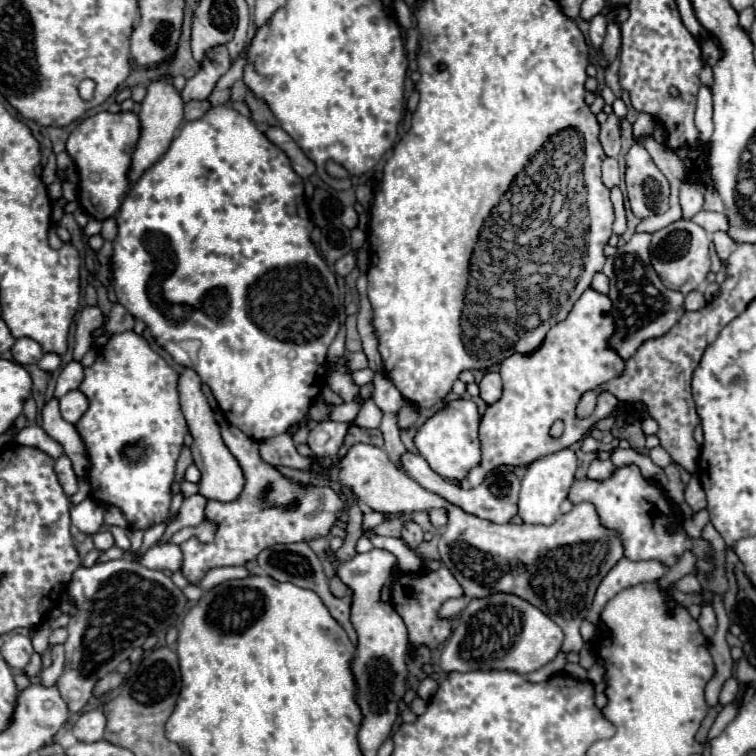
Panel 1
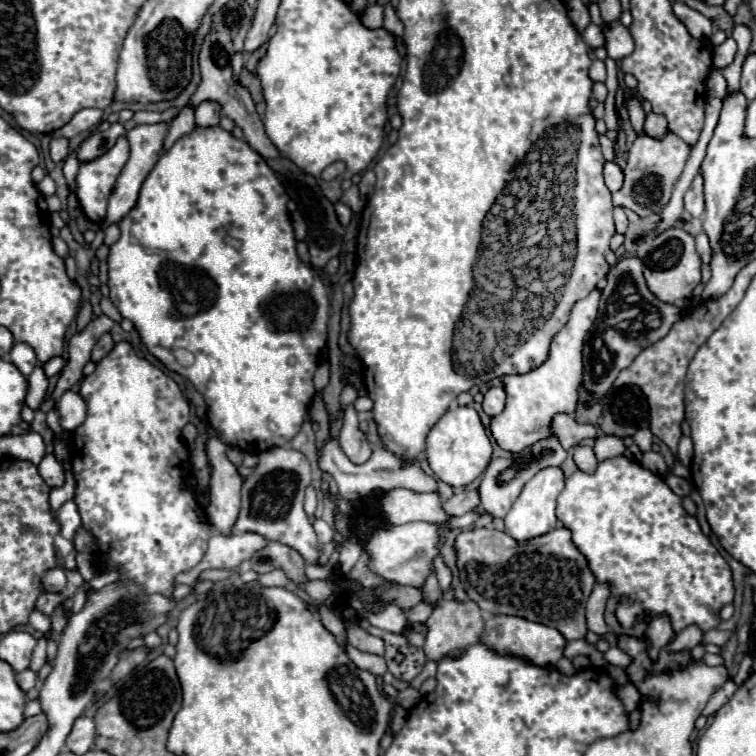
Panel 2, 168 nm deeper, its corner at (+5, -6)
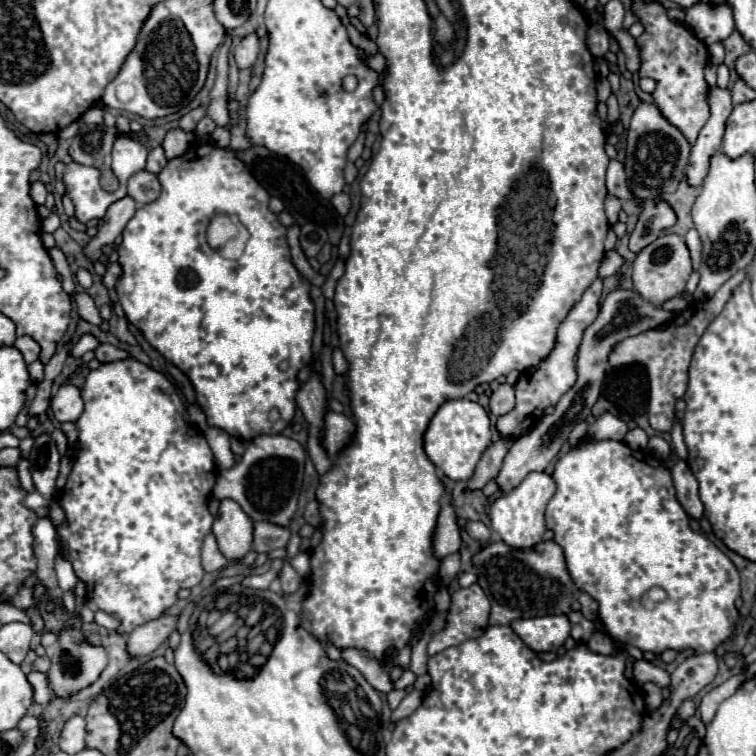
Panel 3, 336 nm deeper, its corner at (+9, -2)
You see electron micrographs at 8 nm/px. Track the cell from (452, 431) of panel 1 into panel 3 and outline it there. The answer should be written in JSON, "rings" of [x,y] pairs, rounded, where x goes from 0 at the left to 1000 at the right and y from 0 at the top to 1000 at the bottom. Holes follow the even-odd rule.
{"rings":[[[601,528],[590,530],[569,557],[569,565],[561,575],[561,594],[566,607],[595,634],[619,636],[630,620],[630,612],[635,610],[635,602],[651,586],[648,578],[648,552],[640,538],[622,528]]]}

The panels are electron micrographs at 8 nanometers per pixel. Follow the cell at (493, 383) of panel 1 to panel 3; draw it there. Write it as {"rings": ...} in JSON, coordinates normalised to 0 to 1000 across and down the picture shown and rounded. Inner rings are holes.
{"rings":[[[672,507],[661,509],[661,512],[651,520],[651,525],[648,525],[648,544],[651,544],[651,549],[656,549],[656,552],[675,546],[675,544],[680,541],[680,536],[683,536],[680,512],[672,509]]]}

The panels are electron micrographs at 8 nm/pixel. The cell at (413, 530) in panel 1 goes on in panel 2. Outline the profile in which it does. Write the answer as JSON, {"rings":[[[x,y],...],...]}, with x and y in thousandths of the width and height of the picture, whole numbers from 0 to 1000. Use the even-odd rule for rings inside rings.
{"rings":[[[579,792],[571,798],[571,813],[563,819],[563,848],[561,864],[569,874],[579,874],[585,866],[595,866],[603,858],[614,858],[619,853],[632,851],[632,840],[638,837],[638,813],[630,798],[603,798],[593,792]]]}

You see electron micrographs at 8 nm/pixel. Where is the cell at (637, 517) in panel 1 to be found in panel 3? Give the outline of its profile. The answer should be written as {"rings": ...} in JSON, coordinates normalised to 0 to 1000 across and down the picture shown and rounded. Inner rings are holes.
{"rings":[[[775,581],[775,583],[770,583],[762,591],[757,591],[749,602],[743,602],[738,607],[738,612],[733,618],[733,626],[730,626],[730,634],[735,639],[735,652],[728,660],[725,671],[722,671],[722,681],[720,681],[722,684],[722,697],[733,705],[733,716],[746,729],[746,739],[749,739],[749,747],[751,747],[751,758],[754,758],[759,774],[765,779],[775,782],[783,792],[791,795],[791,819],[796,824],[799,837],[810,848],[825,851],[825,853],[833,853],[833,856],[841,856],[847,861],[860,861],[865,866],[873,866],[881,858],[889,858],[894,864],[902,864],[907,858],[915,858],[918,864],[937,864],[937,861],[944,861],[952,851],[958,851],[974,835],[974,827],[976,827],[976,819],[979,819],[976,816],[976,808],[974,808],[974,800],[971,800],[971,795],[979,790],[979,763],[976,763],[976,755],[974,755],[971,745],[963,739],[960,731],[955,731],[939,713],[934,713],[926,705],[921,705],[921,702],[913,700],[913,684],[907,681],[907,676],[902,673],[902,668],[894,660],[892,642],[889,642],[889,631],[886,631],[886,620],[884,620],[884,615],[878,610],[868,607],[860,597],[836,597],[823,583],[810,583],[810,581],[802,581],[802,583]],[[862,774],[873,774],[884,784],[881,795],[865,798],[865,800],[857,800],[852,795],[849,787]]]}

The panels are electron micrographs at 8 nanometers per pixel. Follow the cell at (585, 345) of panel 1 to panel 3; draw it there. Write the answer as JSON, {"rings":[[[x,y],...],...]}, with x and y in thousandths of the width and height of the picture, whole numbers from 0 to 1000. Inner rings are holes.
{"rings":[[[788,369],[770,390],[770,396],[759,403],[759,409],[754,411],[754,417],[749,419],[749,425],[741,430],[738,435],[738,446],[735,446],[735,456],[730,462],[730,467],[709,485],[693,491],[685,501],[685,507],[680,509],[683,515],[683,538],[659,552],[656,557],[656,565],[661,570],[664,578],[685,578],[685,575],[693,575],[698,573],[698,560],[693,557],[698,549],[704,549],[704,562],[706,562],[706,552],[709,552],[709,560],[714,557],[714,552],[720,549],[720,541],[725,536],[735,536],[741,530],[741,525],[757,515],[757,509],[762,507],[762,464],[765,464],[765,456],[767,456],[767,448],[770,448],[770,440],[772,435],[791,419],[791,411],[794,411],[794,390],[796,390],[796,372]]]}

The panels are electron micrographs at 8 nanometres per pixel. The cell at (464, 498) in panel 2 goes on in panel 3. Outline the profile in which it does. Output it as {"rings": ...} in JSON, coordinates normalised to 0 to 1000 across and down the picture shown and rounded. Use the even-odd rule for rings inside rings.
{"rings":[[[661,578],[659,583],[653,583],[638,602],[624,634],[619,636],[619,647],[638,647],[648,634],[653,634],[661,623],[661,615],[672,599],[672,594],[677,591],[677,581],[675,578]]]}

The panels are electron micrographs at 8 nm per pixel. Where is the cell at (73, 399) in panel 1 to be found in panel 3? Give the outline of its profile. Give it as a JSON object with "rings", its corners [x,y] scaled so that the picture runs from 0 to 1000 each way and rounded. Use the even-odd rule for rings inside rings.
{"rings":[[[82,509],[77,520],[69,525],[69,546],[79,560],[101,557],[108,546],[106,515],[98,509]]]}

